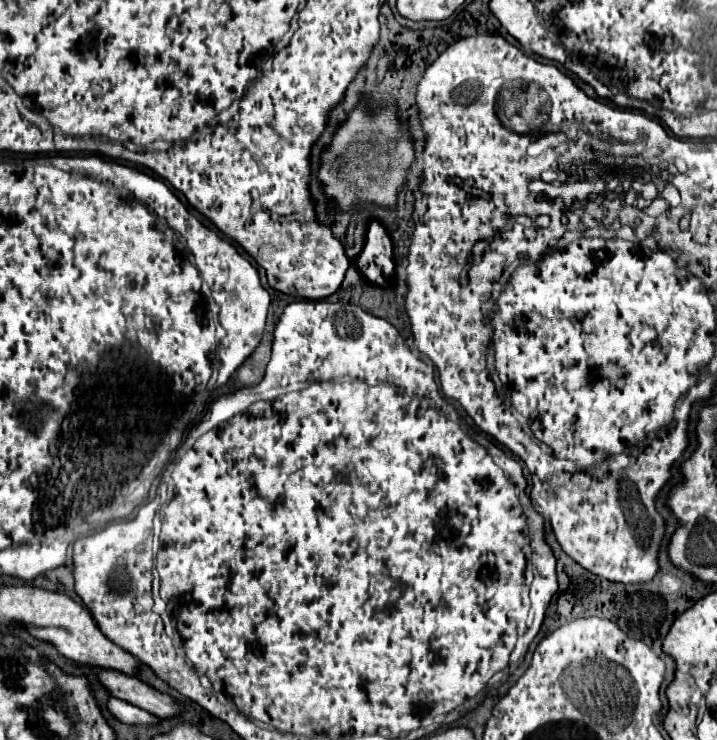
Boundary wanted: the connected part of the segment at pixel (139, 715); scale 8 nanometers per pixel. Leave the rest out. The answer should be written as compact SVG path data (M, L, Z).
M108 698L108 710L124 724L156 724L156 716L118 698Z

